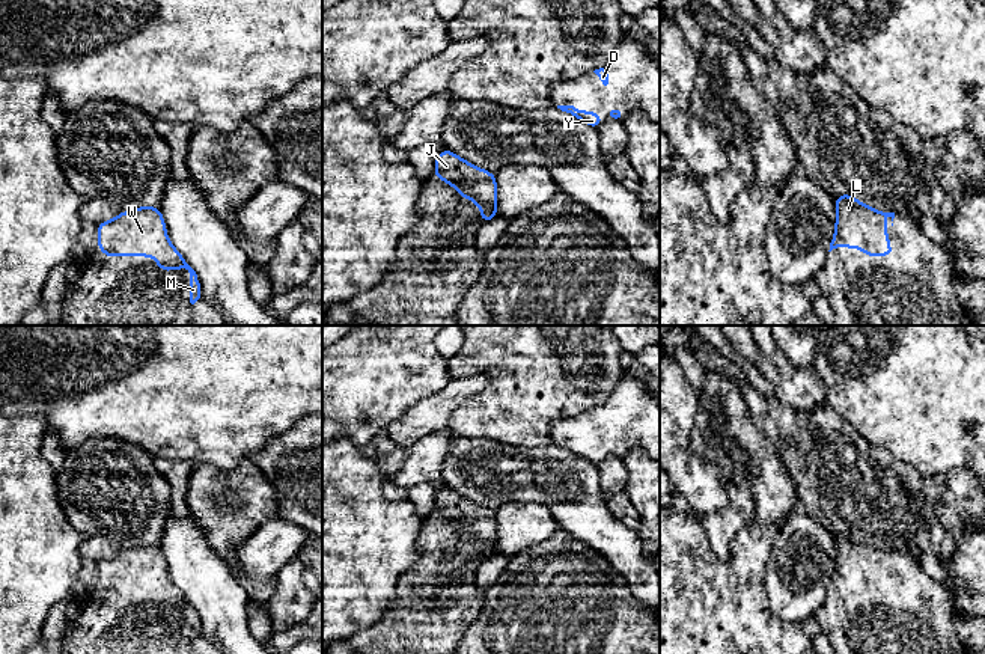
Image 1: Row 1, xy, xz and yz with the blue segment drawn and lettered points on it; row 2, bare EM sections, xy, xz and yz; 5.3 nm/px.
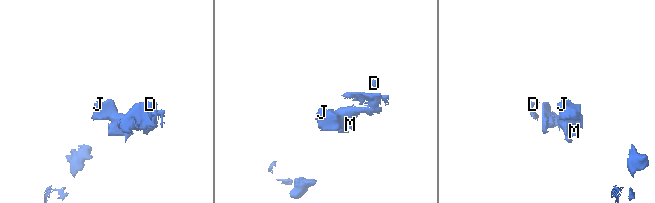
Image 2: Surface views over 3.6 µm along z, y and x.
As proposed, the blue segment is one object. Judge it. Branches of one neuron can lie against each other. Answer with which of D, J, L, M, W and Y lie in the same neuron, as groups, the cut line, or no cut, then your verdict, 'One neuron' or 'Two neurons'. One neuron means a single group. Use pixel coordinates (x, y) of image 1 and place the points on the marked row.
Groups: D J L M W Y. No split. One neuron

